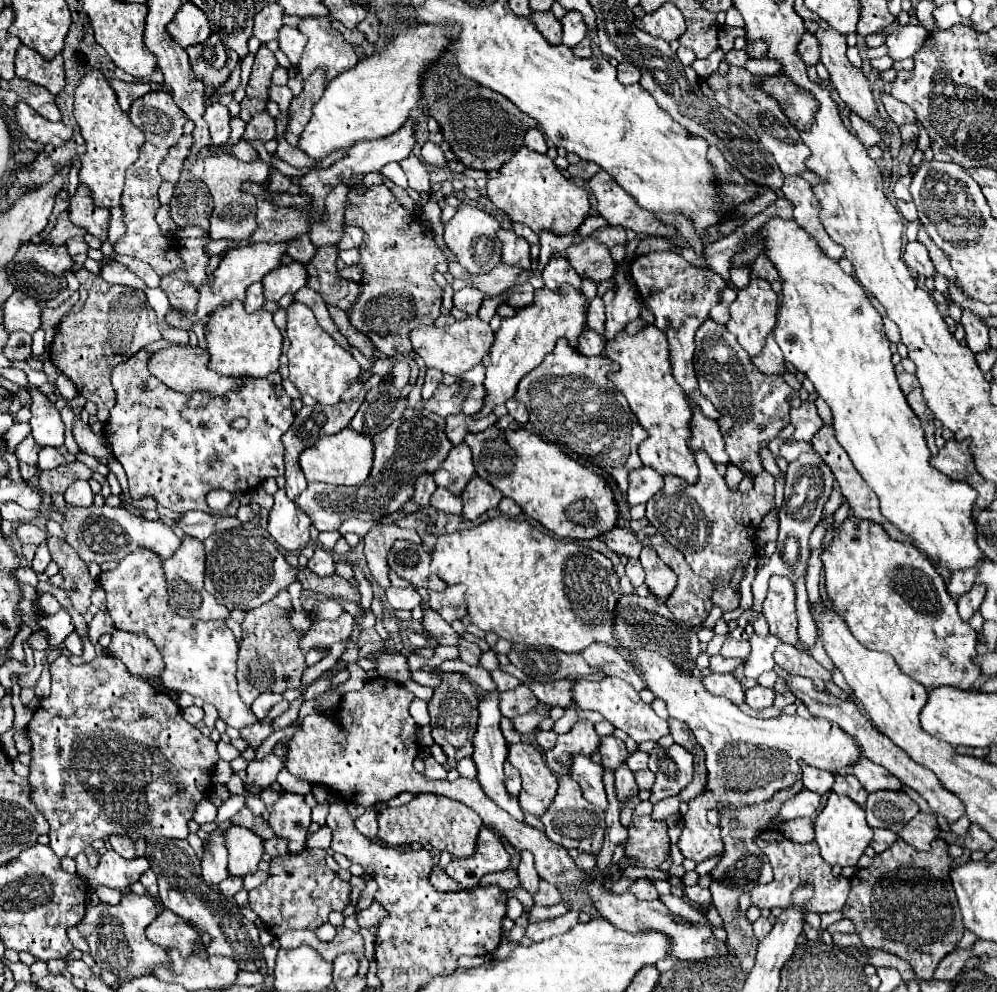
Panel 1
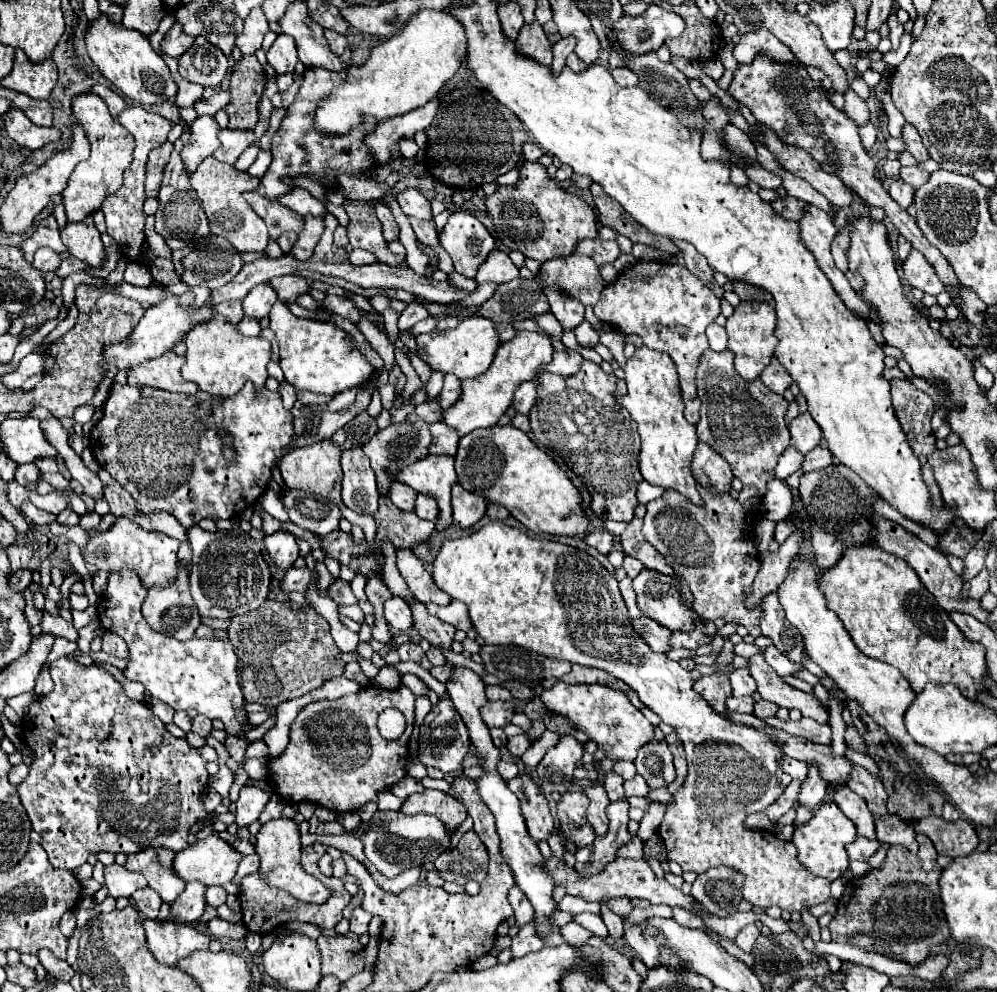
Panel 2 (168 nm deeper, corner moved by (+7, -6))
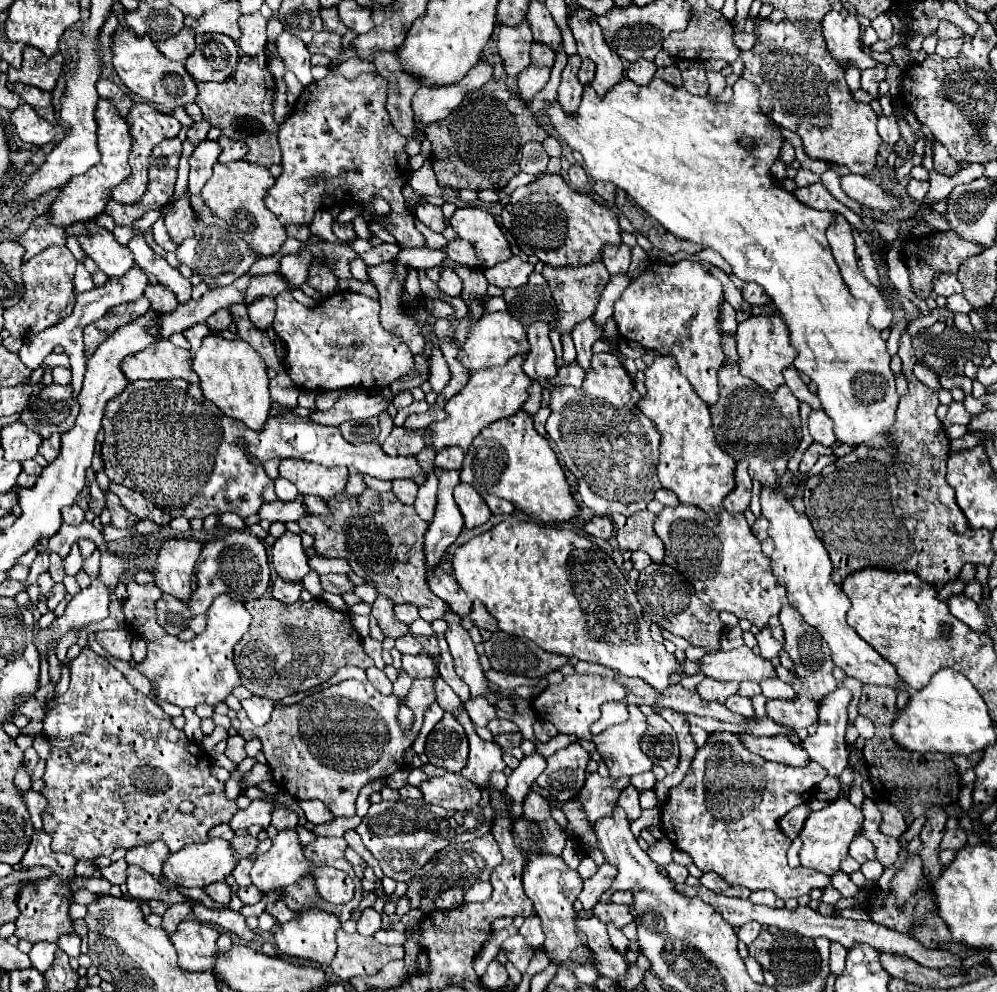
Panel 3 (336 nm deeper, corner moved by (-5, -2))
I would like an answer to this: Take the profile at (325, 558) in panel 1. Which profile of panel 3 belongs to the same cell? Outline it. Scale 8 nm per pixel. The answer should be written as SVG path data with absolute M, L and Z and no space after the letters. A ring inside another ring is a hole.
M276 578L274 582L274 598L278 598L280 602L284 604L294 604L296 600L300 600L300 592L304 590L304 584L302 580L296 580L296 582L288 582L288 580L280 580Z

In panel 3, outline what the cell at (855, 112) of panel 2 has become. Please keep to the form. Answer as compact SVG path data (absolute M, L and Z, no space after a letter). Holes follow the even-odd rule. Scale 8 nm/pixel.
M876 66L876 68L870 68L870 70L862 70L860 88L862 88L864 92L868 92L874 100L878 100L878 98L880 98L880 94L878 94L878 84L880 84L880 80L884 80L884 76L886 76L884 66Z

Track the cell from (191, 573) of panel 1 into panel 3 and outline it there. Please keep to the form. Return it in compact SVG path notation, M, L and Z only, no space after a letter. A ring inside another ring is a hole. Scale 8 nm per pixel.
M162 594L162 598L156 602L156 614L158 614L160 626L168 634L180 634L182 630L186 630L190 626L188 620L194 618L188 602L178 600L170 594Z

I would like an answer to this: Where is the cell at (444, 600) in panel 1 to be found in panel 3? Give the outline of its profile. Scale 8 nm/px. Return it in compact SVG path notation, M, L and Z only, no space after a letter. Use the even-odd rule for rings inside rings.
M474 600L472 610L470 610L470 616L464 616L464 618L472 620L476 628L484 628L484 630L490 630L490 632L496 632L496 630L498 630L496 620L488 614L486 606L484 606L480 600Z

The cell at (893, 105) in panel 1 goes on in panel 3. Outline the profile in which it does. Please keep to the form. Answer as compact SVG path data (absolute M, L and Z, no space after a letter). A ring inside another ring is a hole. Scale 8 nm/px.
M932 142L932 150L934 150L934 170L948 174L948 176L952 176L960 170L960 164L950 158L950 154L946 152L946 148L942 148L942 144Z

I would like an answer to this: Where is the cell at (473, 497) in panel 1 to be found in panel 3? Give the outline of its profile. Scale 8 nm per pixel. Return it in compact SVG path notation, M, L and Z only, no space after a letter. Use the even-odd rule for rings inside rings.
M458 484L456 486L454 500L456 500L456 504L458 504L458 508L464 516L464 528L482 526L492 516L484 498L474 488L470 488L468 484Z

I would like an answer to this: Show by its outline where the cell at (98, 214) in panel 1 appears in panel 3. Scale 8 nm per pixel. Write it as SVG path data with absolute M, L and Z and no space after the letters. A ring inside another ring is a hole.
M94 220L86 222L86 230L88 234L78 236L78 242L86 256L90 256L104 274L124 276L134 266L134 254L128 246L118 244L112 232L96 226Z

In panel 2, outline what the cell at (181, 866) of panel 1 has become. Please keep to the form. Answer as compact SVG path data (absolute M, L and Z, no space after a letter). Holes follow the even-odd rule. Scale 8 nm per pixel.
M146 848L138 854L128 854L124 866L128 870L140 872L148 880L148 886L164 902L172 904L180 894L180 884L184 884L182 880L178 880L178 876L174 876L172 856L174 852L168 852L164 848Z

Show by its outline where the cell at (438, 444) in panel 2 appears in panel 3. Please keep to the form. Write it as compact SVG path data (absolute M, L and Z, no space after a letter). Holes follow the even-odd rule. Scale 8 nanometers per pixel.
M444 448L442 452L436 454L436 466L444 468L444 470L460 470L464 460L464 452L460 452L460 448Z

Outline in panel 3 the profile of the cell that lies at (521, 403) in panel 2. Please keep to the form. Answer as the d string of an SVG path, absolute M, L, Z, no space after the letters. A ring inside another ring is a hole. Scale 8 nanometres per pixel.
M534 322L528 328L530 352L528 352L526 364L522 366L526 376L530 376L542 388L548 388L550 378L556 376L556 356L554 356L552 342L548 338L548 330L550 330L550 324L544 324L544 322Z

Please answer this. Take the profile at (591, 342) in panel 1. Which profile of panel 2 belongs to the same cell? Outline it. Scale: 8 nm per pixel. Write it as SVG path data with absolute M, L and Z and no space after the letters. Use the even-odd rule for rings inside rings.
M554 352L552 361L544 364L542 370L561 376L572 376L580 370L582 360L584 358L578 352Z

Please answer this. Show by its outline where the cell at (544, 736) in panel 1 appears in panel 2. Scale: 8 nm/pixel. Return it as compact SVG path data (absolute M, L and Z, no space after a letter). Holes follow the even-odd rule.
M520 734L520 736L508 736L504 746L508 748L508 752L512 756L522 756L522 752L526 752L526 748L530 748L530 742L528 742L526 734Z

